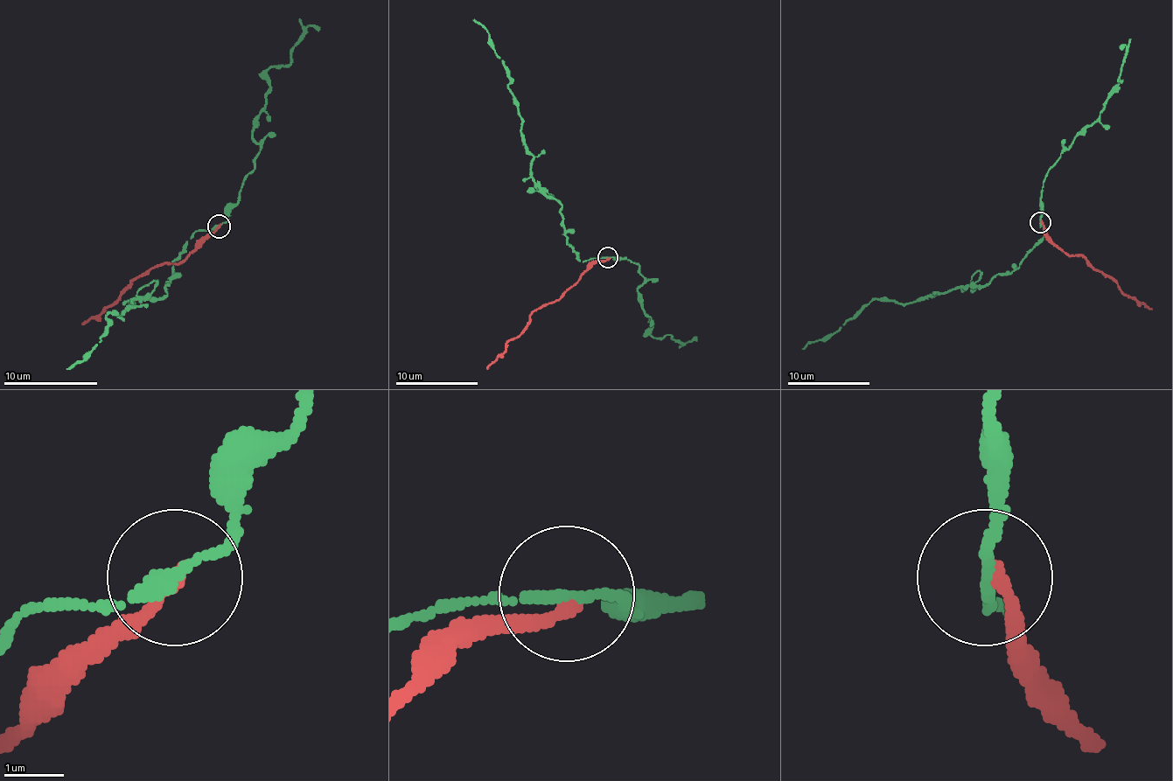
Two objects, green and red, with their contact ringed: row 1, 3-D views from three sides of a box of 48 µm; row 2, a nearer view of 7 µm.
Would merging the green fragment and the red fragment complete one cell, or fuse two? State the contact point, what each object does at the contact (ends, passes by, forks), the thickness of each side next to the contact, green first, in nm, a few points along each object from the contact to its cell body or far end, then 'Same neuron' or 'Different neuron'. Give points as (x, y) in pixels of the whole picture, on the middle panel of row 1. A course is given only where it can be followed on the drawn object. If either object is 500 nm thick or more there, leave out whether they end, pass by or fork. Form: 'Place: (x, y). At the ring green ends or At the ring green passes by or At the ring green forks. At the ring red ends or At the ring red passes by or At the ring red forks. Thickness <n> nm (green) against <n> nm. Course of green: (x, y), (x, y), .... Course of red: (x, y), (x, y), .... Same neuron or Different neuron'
Place: (608, 257). At the ring green passes by. At the ring red ends. Thickness 190 nm (green) against 240 nm. Course of green: (607, 257), (583, 261), (568, 245), (562, 205), (530, 172), (510, 71), (472, 19). Course of red: (607, 257), (596, 260), (560, 296), (539, 307), (530, 316), (528, 325), (507, 342), (504, 352), (487, 369). Different neuron

